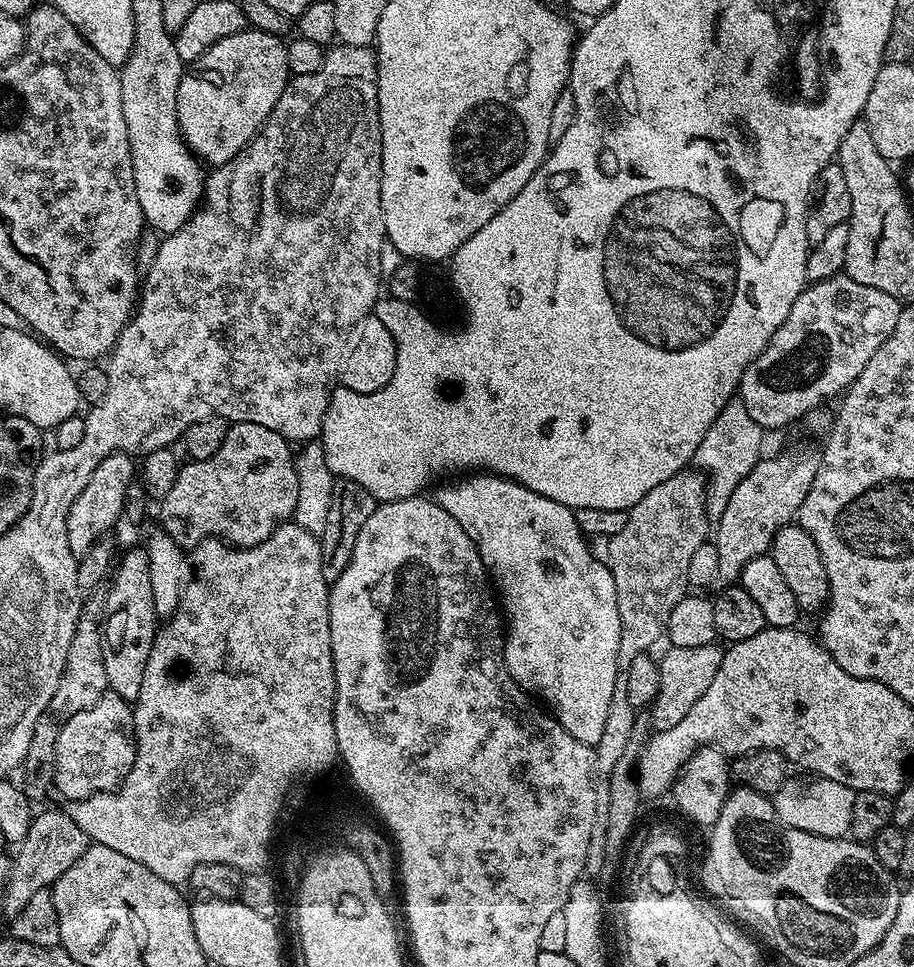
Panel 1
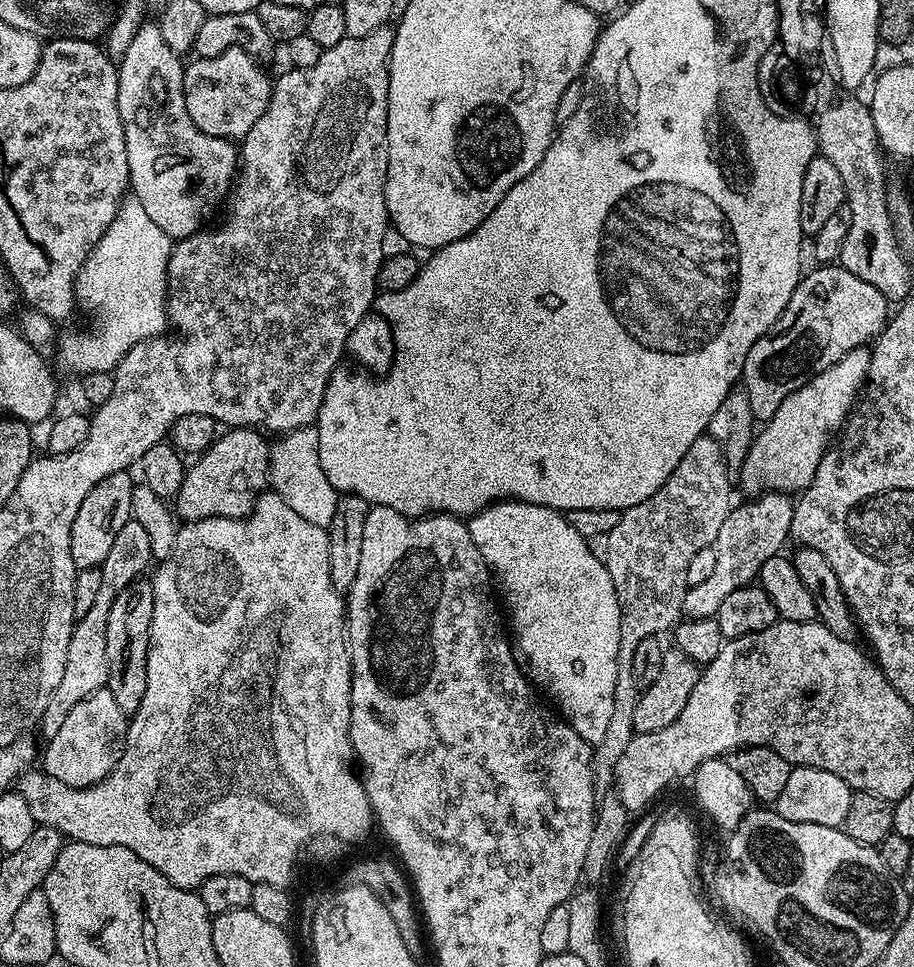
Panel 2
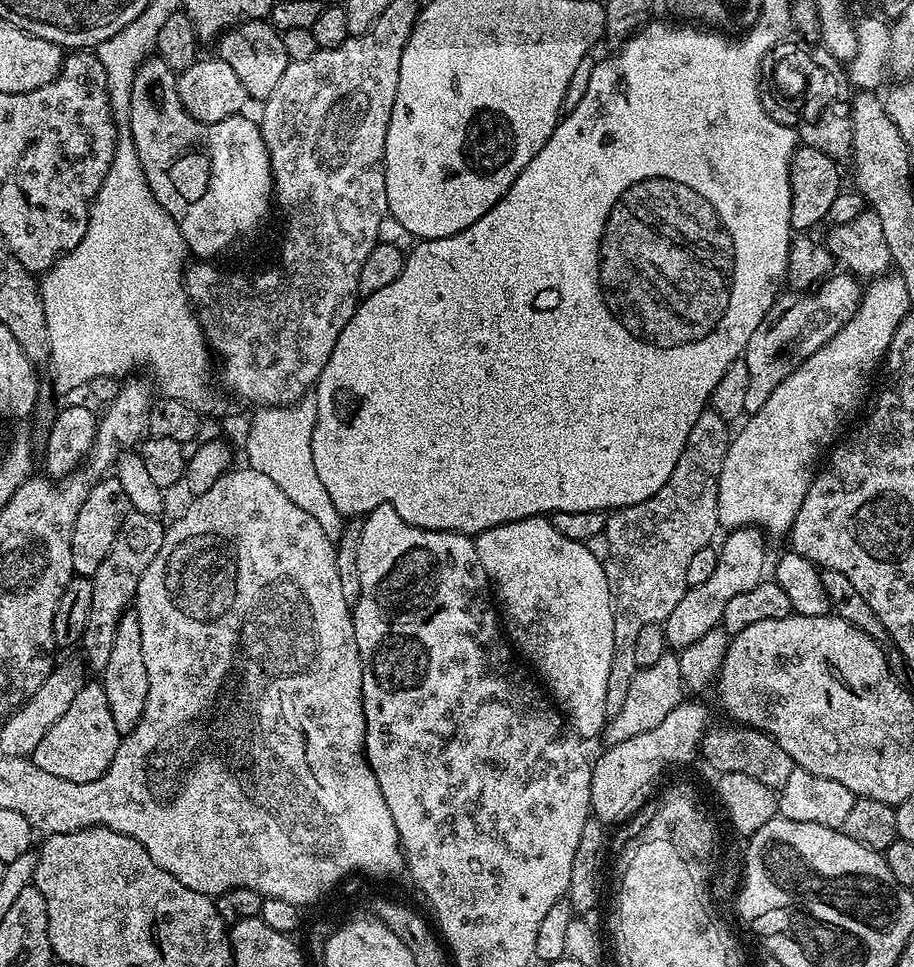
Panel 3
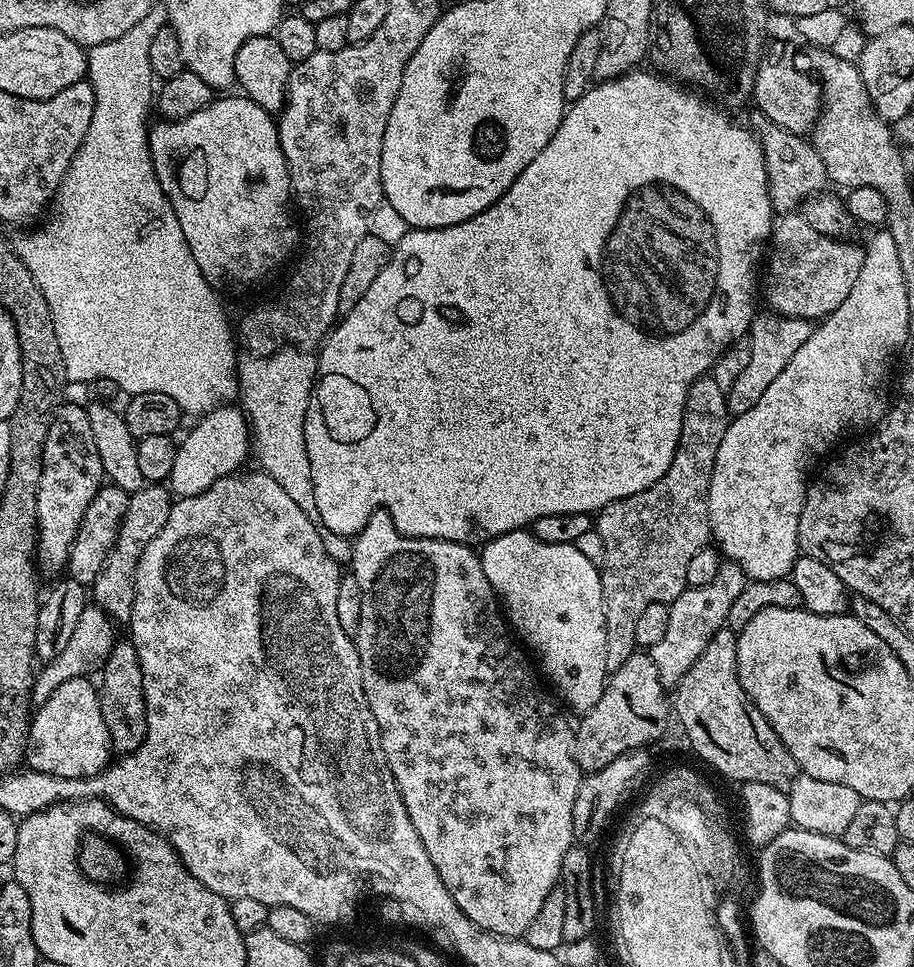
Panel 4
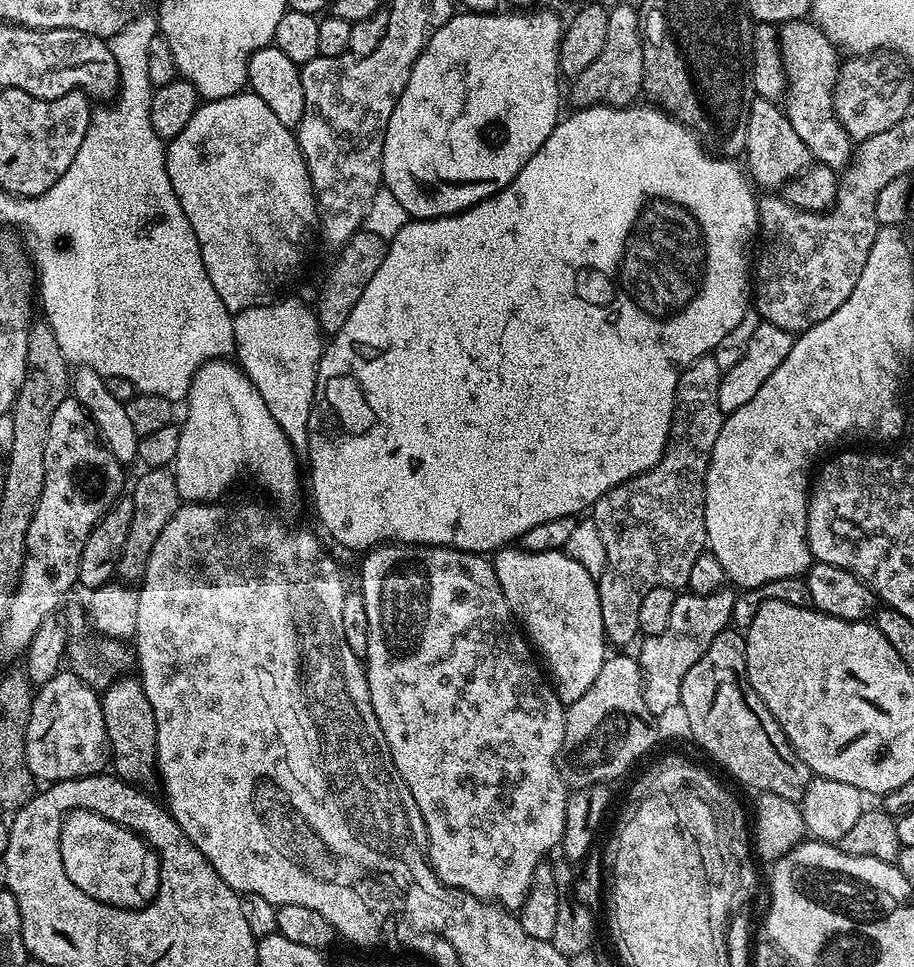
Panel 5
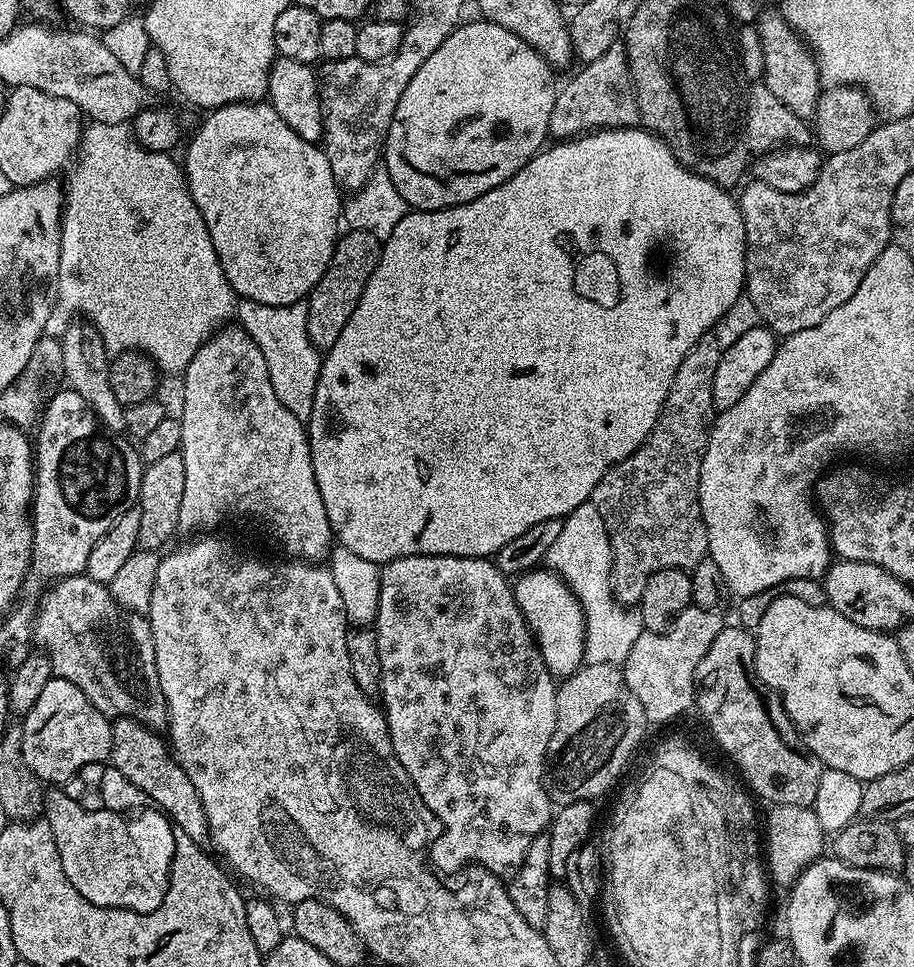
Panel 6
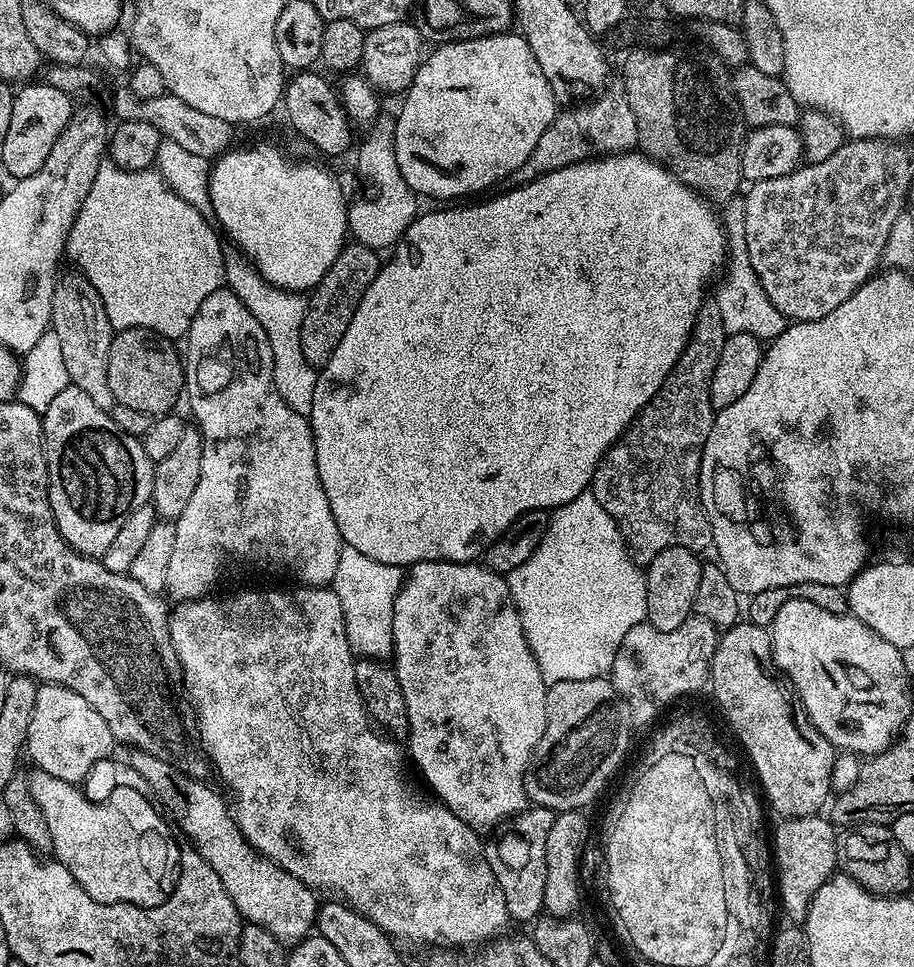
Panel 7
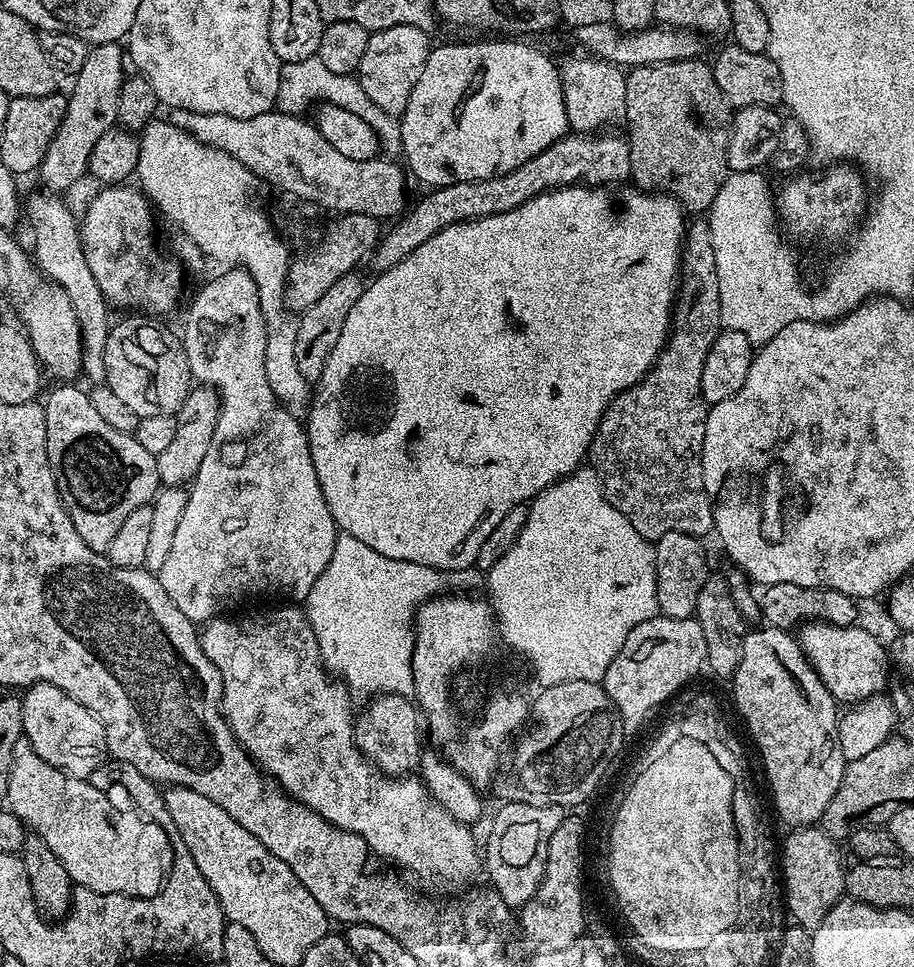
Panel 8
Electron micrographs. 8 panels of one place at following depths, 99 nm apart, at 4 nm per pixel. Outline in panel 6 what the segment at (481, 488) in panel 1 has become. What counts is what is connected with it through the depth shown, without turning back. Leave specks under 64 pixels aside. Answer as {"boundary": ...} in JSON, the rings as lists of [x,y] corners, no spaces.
{"boundary":[[[533,570],[523,573],[523,575],[515,581],[514,591],[516,601],[520,607],[520,613],[524,615],[524,620],[528,623],[528,627],[532,629],[536,647],[540,649],[548,671],[556,678],[573,676],[585,663],[584,611],[580,605],[580,599],[570,590],[568,583],[551,570]]]}

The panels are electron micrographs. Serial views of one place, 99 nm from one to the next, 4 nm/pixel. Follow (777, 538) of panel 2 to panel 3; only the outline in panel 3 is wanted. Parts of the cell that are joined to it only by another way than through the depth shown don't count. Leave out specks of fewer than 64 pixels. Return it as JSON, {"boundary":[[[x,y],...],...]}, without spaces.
{"boundary":[[[734,528],[727,533],[728,536],[721,544],[718,544],[718,562],[714,571],[710,573],[707,582],[702,586],[688,588],[682,594],[682,602],[670,610],[662,625],[664,636],[668,639],[668,647],[679,650],[690,646],[690,642],[698,642],[702,634],[721,627],[720,619],[726,610],[726,602],[730,602],[738,594],[758,586],[765,579],[764,572],[764,540],[765,533],[759,528]]]}

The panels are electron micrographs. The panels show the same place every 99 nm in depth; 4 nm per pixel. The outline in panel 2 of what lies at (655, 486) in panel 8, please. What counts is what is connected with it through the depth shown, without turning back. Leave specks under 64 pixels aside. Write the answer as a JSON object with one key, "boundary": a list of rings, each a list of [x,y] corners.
{"boundary":[[[707,434],[694,438],[694,443],[690,445],[690,450],[686,450],[686,455],[683,456],[682,462],[678,462],[678,466],[674,466],[674,474],[670,474],[670,478],[666,478],[666,482],[662,482],[659,490],[651,496],[646,502],[638,502],[638,506],[630,506],[623,509],[620,513],[620,521],[618,526],[614,526],[614,530],[610,530],[608,541],[606,542],[606,558],[604,565],[608,568],[610,578],[614,582],[614,590],[618,594],[618,606],[620,607],[620,641],[618,642],[618,658],[616,665],[618,666],[618,682],[614,682],[614,710],[610,714],[610,723],[607,726],[606,734],[602,738],[602,742],[595,745],[594,756],[597,761],[605,760],[608,766],[615,765],[618,758],[622,758],[623,751],[626,746],[630,746],[634,735],[634,706],[638,702],[641,694],[641,689],[637,688],[634,682],[634,650],[638,650],[638,642],[642,642],[651,636],[659,637],[660,632],[675,629],[678,621],[681,619],[682,613],[680,607],[682,606],[682,598],[686,598],[688,593],[688,583],[686,582],[686,569],[690,566],[691,560],[694,559],[694,554],[698,554],[698,550],[703,548],[710,548],[714,541],[718,538],[718,530],[722,526],[722,522],[726,522],[726,518],[732,513],[734,507],[734,499],[732,500],[732,484],[734,488],[734,480],[730,477],[730,469],[722,446],[712,436]]]}

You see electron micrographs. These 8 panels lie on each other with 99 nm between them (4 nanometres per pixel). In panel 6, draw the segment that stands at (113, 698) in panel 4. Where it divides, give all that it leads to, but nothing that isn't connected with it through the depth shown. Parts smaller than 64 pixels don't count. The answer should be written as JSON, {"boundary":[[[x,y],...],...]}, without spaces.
{"boundary":[[[129,716],[113,719],[110,764],[129,782],[134,782],[134,786],[138,786],[138,790],[142,790],[142,794],[146,794],[149,801],[163,812],[176,828],[186,830],[186,834],[190,834],[194,842],[203,845],[209,839],[206,814],[202,810],[198,790],[194,790],[194,782],[186,778],[184,769],[176,763],[165,737],[159,731],[148,728]]]}

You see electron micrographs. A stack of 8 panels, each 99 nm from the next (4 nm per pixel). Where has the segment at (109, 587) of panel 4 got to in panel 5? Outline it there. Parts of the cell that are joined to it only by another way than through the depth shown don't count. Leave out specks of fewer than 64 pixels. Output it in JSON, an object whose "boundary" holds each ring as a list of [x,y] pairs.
{"boundary":[[[171,467],[150,468],[141,473],[136,485],[130,488],[134,518],[130,522],[130,534],[126,534],[126,546],[122,546],[122,558],[118,558],[116,567],[116,576],[124,582],[136,582],[143,577],[150,550],[154,550],[154,542],[158,542],[158,534],[166,530],[166,522],[170,522],[170,518],[174,518],[174,514],[182,507],[176,474]]]}

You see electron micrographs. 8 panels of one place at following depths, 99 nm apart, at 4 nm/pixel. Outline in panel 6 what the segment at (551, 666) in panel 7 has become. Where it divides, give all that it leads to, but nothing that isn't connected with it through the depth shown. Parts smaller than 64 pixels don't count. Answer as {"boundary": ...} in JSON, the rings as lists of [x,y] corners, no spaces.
{"boundary":[[[592,503],[578,506],[569,516],[563,517],[564,525],[558,533],[558,539],[548,551],[547,567],[568,583],[573,594],[580,599],[584,611],[584,659],[589,664],[623,665],[624,659],[630,654],[634,642],[644,631],[642,614],[632,606],[625,606],[612,595],[612,547],[606,534],[606,526],[602,522],[602,514]]]}

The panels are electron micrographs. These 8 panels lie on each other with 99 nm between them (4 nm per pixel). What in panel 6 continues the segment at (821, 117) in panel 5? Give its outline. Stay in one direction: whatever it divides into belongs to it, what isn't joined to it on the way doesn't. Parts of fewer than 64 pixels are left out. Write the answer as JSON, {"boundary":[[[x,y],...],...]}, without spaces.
{"boundary":[[[765,10],[756,17],[758,38],[762,38],[762,56],[764,74],[762,82],[765,86],[782,98],[794,114],[798,114],[806,122],[811,121],[816,114],[816,103],[822,91],[820,67],[816,64],[816,57],[812,55],[807,43],[786,22],[783,12],[779,10]]]}

